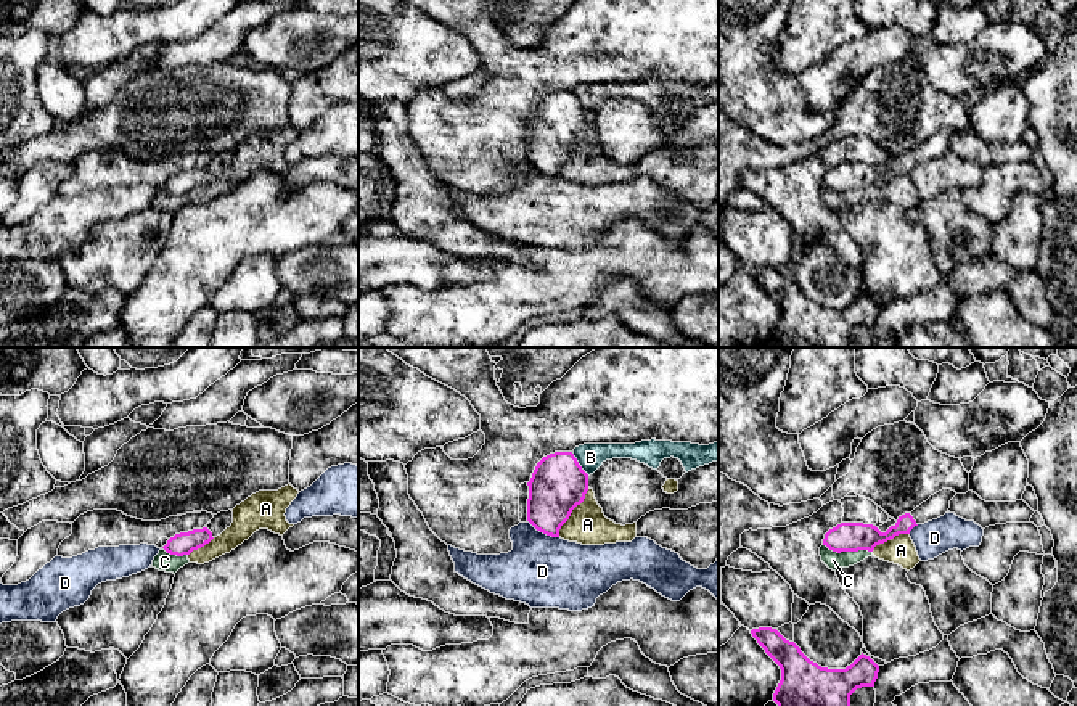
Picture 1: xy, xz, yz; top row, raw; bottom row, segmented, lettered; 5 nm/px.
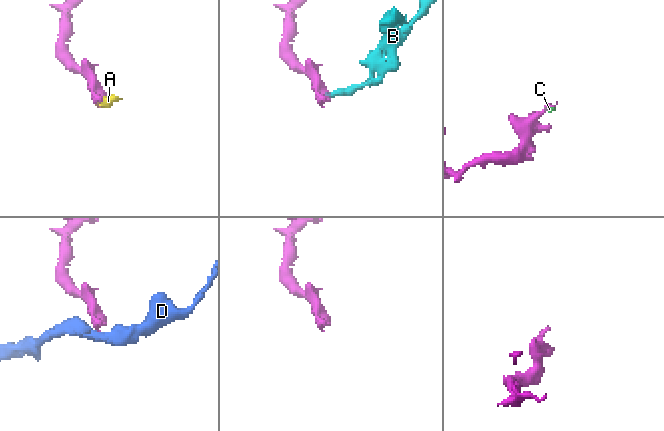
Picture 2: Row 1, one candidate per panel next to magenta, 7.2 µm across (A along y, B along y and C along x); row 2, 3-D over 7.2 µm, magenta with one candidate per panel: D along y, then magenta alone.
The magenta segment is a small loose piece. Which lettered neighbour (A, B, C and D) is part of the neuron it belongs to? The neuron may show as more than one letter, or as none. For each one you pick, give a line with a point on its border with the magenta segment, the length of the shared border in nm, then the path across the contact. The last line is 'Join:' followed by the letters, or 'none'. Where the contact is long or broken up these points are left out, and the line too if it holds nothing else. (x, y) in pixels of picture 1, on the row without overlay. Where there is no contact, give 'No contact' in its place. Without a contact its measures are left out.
Join: none

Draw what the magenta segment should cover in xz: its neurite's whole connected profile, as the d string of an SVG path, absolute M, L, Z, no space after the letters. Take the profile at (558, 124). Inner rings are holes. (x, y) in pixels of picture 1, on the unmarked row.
M555 92L537 103L527 125L527 161L547 175L559 177L561 166L585 138L588 114L572 92Z

